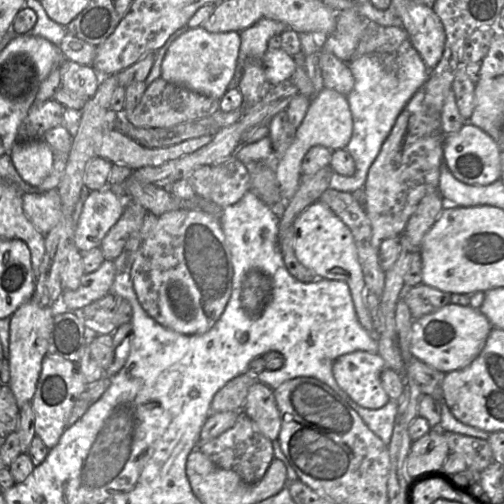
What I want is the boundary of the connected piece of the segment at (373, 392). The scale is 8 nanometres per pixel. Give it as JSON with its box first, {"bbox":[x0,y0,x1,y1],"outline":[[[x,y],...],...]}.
{"bbox":[332,351,390,409],"outline":[[[354,351],[338,357],[332,371],[338,385],[354,402],[367,409],[379,409],[390,401],[381,380],[386,367],[379,353]]]}

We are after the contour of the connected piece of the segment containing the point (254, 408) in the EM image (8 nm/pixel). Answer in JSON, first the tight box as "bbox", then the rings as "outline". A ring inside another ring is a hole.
{"bbox":[243,381,281,441],"outline":[[[255,381],[249,388],[243,411],[271,441],[278,438],[281,430],[281,415],[273,390]]]}

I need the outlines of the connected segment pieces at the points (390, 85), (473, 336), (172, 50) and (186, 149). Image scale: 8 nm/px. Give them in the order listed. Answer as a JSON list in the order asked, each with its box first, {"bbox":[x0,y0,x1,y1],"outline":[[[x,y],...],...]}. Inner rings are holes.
[{"bbox":[329,42,430,193],"outline":[[[410,42],[392,54],[354,57],[348,65],[354,77],[354,86],[346,96],[352,116],[352,135],[345,149],[355,162],[355,173],[344,176],[334,172],[329,188],[353,193],[363,189],[368,171],[398,116],[415,92],[424,86],[430,70]]]},{"bbox":[411,303,492,373],"outline":[[[449,303],[434,313],[413,320],[411,353],[443,373],[460,370],[480,354],[492,328],[479,309]]]},{"bbox":[161,27,241,100],"outline":[[[202,27],[189,29],[169,47],[161,64],[161,78],[209,98],[220,100],[235,75],[241,44],[240,32],[210,33]]]},{"bbox":[97,129,213,170],"outline":[[[117,129],[106,130],[97,157],[137,170],[142,167],[158,167],[192,154],[208,145],[213,136],[206,135],[165,148],[147,148],[130,139]]]}]

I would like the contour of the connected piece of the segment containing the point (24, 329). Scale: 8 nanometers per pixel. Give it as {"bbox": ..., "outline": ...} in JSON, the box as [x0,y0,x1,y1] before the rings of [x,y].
{"bbox":[8,295,67,407],"outline":[[[62,295],[51,308],[41,308],[31,300],[22,304],[10,318],[9,330],[9,371],[8,383],[18,407],[30,403],[36,391],[42,361],[48,354],[48,345],[52,331],[53,319],[56,314],[67,313],[62,303]]]}

